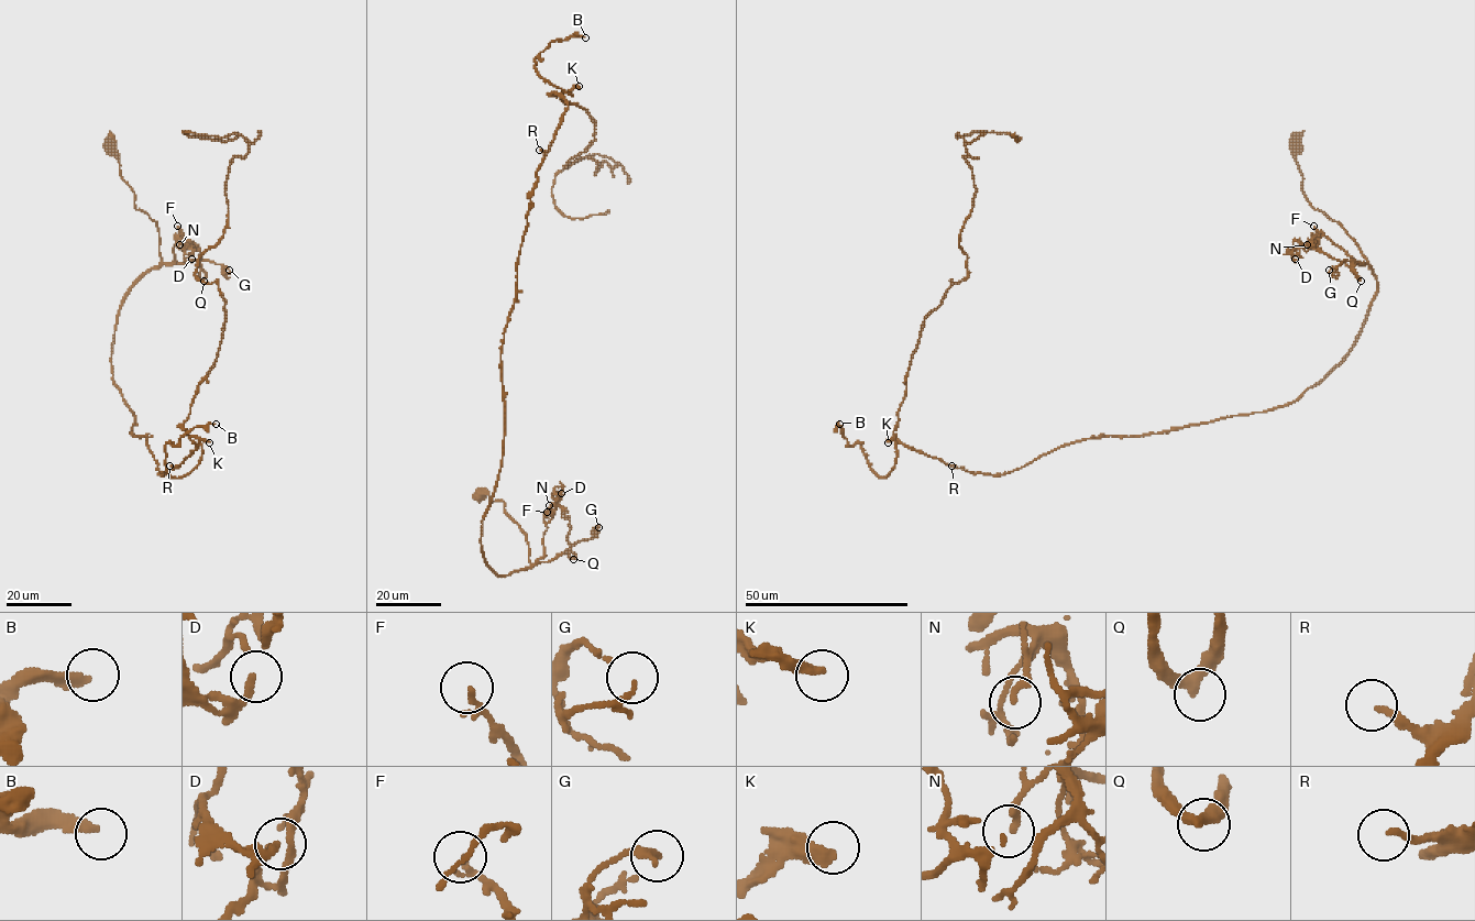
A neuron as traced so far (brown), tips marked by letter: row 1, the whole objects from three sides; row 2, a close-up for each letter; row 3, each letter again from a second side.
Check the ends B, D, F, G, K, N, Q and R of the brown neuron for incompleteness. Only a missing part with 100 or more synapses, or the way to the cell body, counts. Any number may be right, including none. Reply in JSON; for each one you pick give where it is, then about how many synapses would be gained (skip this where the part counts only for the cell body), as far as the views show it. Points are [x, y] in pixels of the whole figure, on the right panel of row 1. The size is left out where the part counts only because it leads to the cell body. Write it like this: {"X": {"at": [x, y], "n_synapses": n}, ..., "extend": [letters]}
{"B": {"at": [839, 424], "n_synapses": 110}, "extend": ["B"]}

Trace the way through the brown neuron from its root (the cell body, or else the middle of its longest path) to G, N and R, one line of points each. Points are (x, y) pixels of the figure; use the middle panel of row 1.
G: (481, 495), (504, 503), (526, 536), (531, 567), (591, 538), (598, 527)
N: (481, 495), (504, 503), (504, 512), (526, 536), (531, 567), (543, 556), (543, 515), (549, 505)
R: (481, 495), (502, 501), (525, 535), (528, 568), (497, 576), (481, 532), (503, 461), (501, 347), (539, 150)

